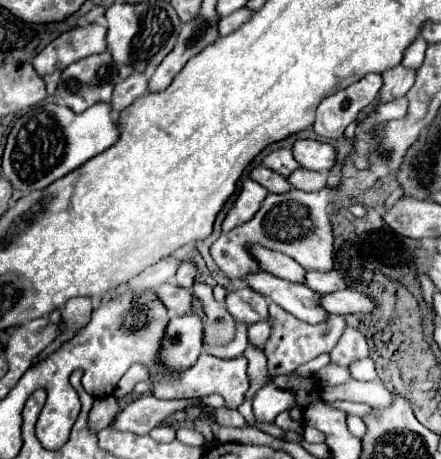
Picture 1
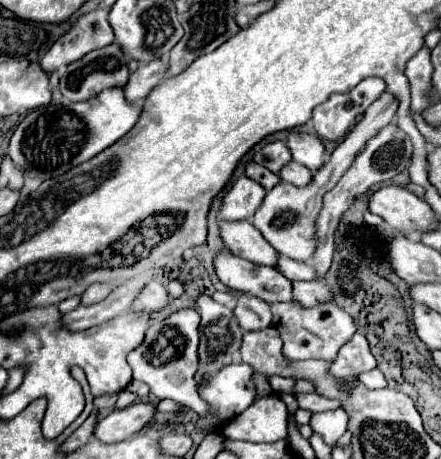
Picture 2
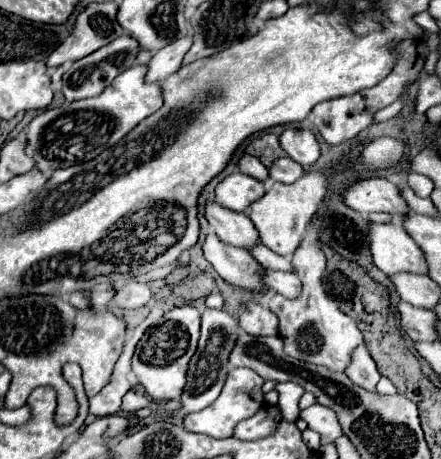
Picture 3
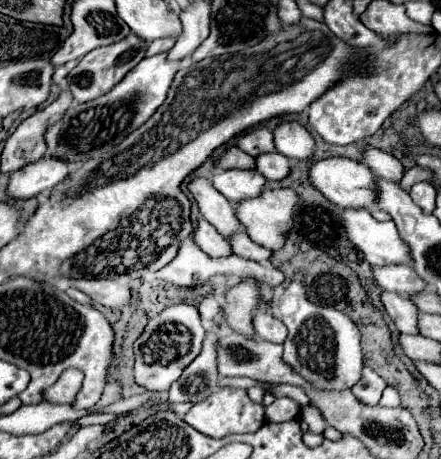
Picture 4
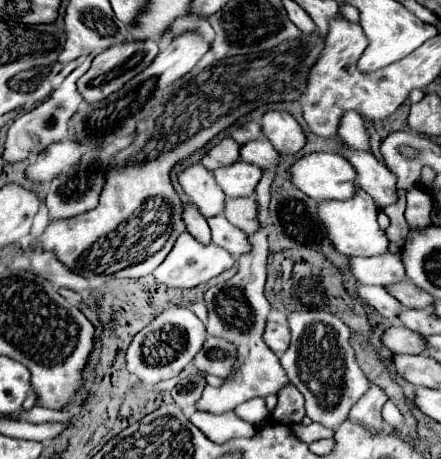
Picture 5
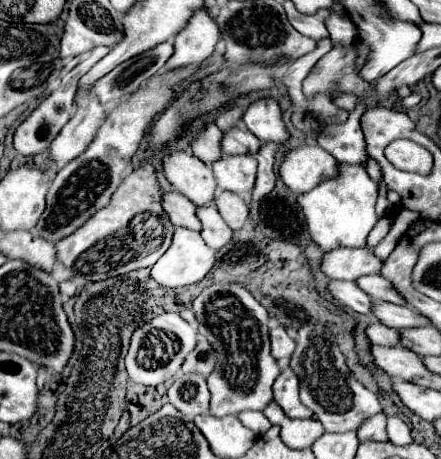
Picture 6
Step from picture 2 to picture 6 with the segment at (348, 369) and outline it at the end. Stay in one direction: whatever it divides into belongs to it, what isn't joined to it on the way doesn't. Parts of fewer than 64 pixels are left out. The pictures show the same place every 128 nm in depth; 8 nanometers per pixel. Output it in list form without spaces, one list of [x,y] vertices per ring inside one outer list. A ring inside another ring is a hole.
[[[386,414],[374,416],[372,420],[368,420],[368,424],[364,424],[364,428],[358,430],[358,438],[360,440],[374,440],[374,442],[384,442],[388,440],[386,436]]]

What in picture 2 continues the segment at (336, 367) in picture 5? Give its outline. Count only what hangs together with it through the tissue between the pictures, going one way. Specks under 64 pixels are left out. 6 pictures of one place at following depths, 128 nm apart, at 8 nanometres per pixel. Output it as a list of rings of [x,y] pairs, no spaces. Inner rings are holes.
[[[392,122],[388,124],[388,128],[382,128],[374,140],[368,140],[366,150],[352,162],[352,166],[348,168],[348,172],[340,178],[340,182],[328,190],[324,194],[324,202],[322,202],[322,210],[316,218],[316,250],[314,256],[310,258],[310,266],[316,270],[316,278],[324,280],[324,274],[330,268],[332,262],[332,252],[334,252],[334,232],[336,232],[336,224],[340,222],[340,216],[344,214],[344,210],[354,202],[356,196],[364,194],[368,188],[372,188],[378,182],[386,182],[390,178],[394,178],[396,174],[400,174],[412,156],[412,142],[408,140],[408,136],[404,136],[404,132],[400,132],[400,128]],[[280,302],[270,304],[272,306],[272,326],[280,332],[280,338],[284,342],[284,354],[290,360],[298,358],[318,358],[318,360],[336,360],[338,350],[356,334],[356,324],[350,314],[346,314],[336,302],[324,302],[316,304],[312,308],[304,308],[300,304]]]

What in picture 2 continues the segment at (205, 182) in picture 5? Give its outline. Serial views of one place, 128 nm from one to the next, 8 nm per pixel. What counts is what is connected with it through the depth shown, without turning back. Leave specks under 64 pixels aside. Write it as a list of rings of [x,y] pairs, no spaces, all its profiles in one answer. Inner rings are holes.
[[[238,220],[238,222],[220,222],[220,238],[224,246],[254,264],[264,264],[264,266],[276,266],[278,254],[276,250],[264,240],[264,236],[252,228],[248,220]]]

